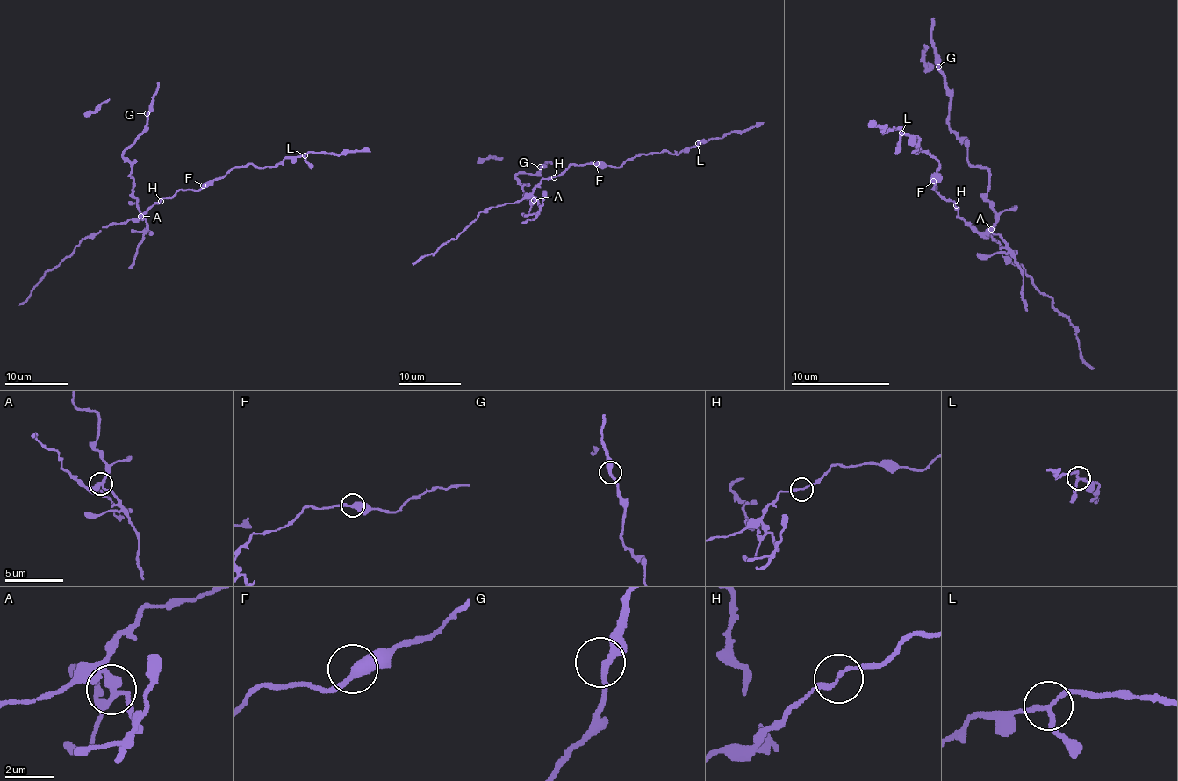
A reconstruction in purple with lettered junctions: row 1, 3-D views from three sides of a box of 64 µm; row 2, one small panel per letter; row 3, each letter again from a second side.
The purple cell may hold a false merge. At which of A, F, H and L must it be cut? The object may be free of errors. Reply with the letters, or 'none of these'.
A

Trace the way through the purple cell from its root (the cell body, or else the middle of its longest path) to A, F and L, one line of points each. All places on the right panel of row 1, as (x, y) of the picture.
A: (956, 205), (958, 215), (973, 227), (980, 232), (990, 230)
F: (956, 205), (953, 200), (945, 200), (933, 188), (933, 181)
L: (956, 205), (933, 188), (938, 163), (918, 146), (916, 154), (914, 151), (918, 141), (908, 133), (901, 133)

